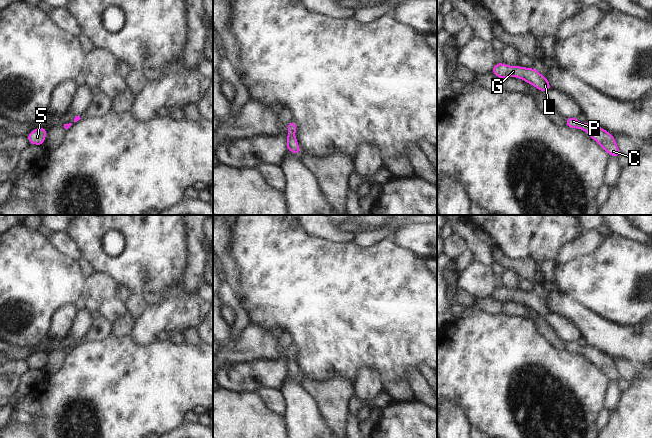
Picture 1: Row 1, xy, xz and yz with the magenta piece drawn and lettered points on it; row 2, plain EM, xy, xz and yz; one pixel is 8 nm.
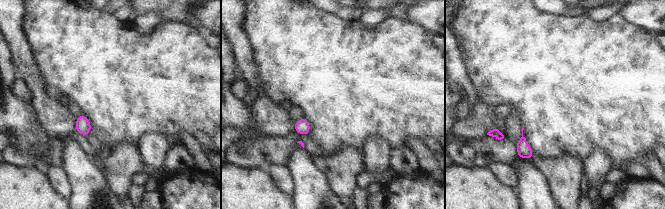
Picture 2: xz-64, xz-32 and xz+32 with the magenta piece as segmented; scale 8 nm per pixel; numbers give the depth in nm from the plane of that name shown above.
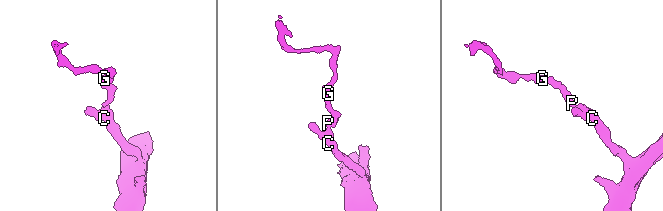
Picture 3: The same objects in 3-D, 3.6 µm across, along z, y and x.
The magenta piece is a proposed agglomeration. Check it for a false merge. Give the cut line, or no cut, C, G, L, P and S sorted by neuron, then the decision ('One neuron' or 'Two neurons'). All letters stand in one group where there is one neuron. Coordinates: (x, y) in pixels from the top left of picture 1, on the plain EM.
No split. Groups: C G L P S. One neuron.

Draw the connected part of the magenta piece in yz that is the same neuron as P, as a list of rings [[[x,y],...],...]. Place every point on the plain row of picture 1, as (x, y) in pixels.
[[[564,342],[565,349],[573,353],[582,353],[587,357],[597,368],[599,368],[611,381],[616,383],[621,379],[617,370],[616,364],[612,357],[604,354],[600,350],[590,345],[581,348],[578,342]]]

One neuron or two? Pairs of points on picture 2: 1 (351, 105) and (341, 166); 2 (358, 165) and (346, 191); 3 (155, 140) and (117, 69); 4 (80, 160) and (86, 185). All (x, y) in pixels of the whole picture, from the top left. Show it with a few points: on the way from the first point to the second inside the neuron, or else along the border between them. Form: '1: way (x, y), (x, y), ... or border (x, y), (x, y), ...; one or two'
1: border (361, 150), (351, 146), (343, 146), (330, 155); two
2: way (352, 171), (346, 177), (346, 185); one
3: border (136, 143), (145, 133), (158, 132), (171, 145); two
4: way (80, 166), (86, 179); one

